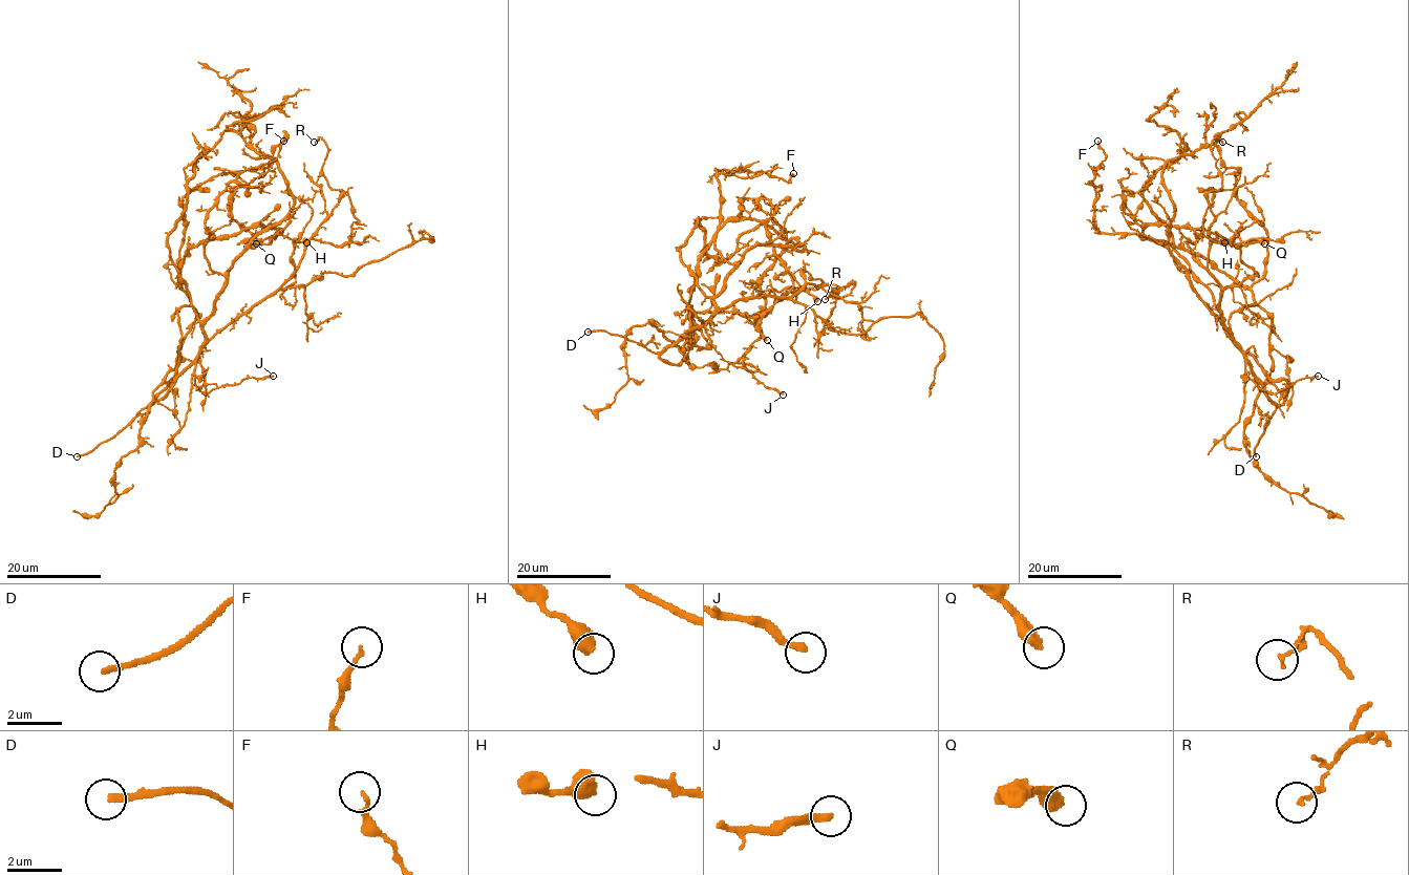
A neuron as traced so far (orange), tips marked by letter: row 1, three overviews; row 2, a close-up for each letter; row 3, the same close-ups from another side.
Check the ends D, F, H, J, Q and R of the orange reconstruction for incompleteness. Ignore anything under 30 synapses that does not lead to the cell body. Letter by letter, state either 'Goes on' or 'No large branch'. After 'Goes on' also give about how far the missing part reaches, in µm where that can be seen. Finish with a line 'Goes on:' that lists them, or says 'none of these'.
D: Goes on. Missing length about 50 µm
F: No large branch
H: No large branch
J: No large branch
Q: No large branch
R: No large branch
Goes on: D

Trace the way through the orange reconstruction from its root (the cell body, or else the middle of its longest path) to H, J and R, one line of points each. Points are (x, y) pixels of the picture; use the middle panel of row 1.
H: (717, 251), (714, 237), (726, 222), (760, 220), (772, 244), (772, 253), (817, 301)
J: (717, 251), (735, 265), (705, 321), (710, 342), (726, 361), (748, 368), (783, 395)
R: (717, 251), (735, 265), (713, 299), (720, 308), (792, 296), (806, 283), (854, 284), (825, 299)

